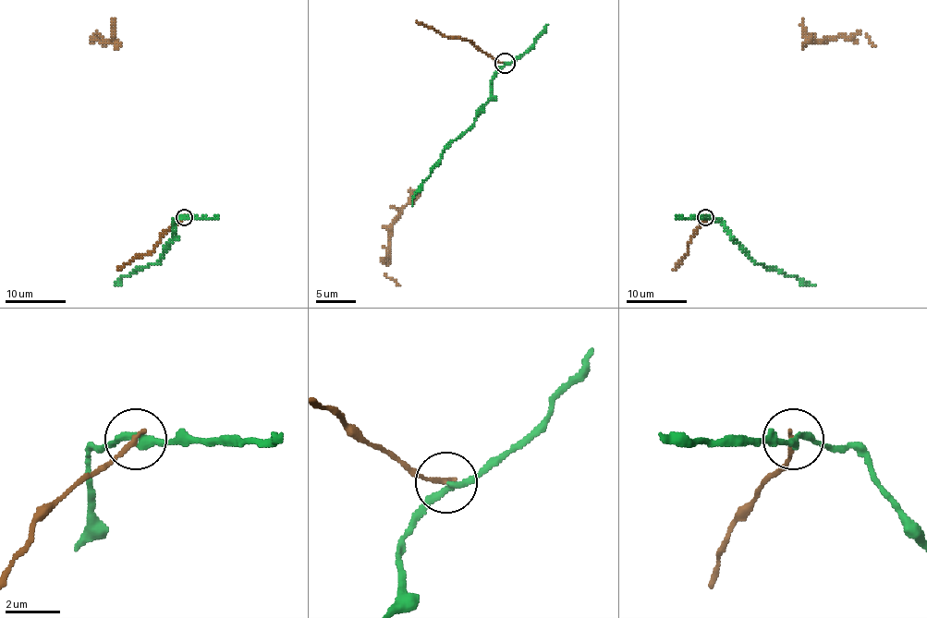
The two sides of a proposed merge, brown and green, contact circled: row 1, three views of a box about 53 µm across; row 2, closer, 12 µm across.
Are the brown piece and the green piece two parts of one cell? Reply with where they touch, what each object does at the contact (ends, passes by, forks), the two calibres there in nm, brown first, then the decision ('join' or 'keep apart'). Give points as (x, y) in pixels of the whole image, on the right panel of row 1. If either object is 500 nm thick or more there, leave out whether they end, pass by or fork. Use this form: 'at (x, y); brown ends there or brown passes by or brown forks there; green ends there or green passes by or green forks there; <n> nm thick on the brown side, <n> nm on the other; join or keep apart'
at (705, 217); brown ends there; green passes by; 190 nm thick on the brown side, 240 nm on the other; keep apart

